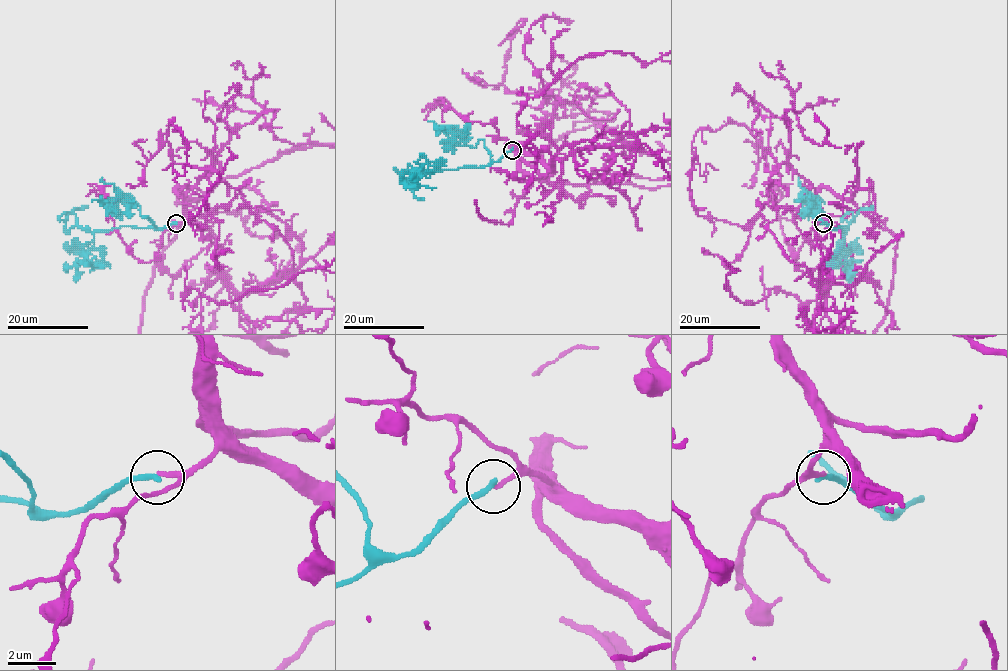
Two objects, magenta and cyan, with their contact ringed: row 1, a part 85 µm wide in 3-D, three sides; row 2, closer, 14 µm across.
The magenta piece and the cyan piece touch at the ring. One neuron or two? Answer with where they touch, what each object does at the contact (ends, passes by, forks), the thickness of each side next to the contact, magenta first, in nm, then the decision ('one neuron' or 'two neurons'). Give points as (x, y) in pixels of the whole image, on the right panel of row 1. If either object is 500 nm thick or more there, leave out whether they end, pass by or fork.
(823, 223) | magenta ends | cyan ends | 180/240 nm | two neurons

